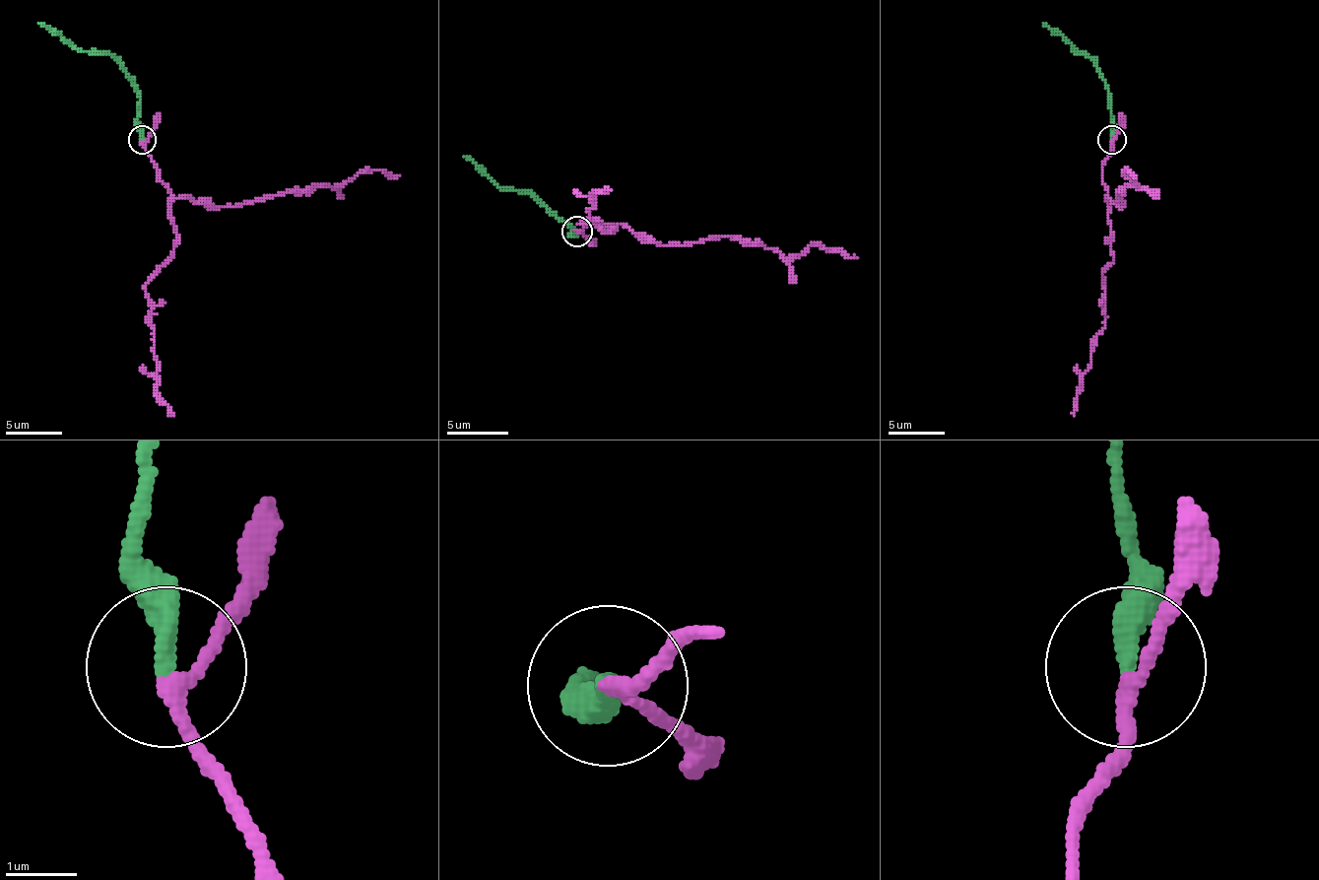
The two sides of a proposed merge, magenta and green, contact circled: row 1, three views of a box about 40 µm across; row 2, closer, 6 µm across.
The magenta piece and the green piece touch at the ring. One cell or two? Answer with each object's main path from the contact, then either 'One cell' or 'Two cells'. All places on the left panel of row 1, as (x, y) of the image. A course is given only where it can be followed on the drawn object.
Course of magenta: (143, 142), (157, 178), (176, 198), (216, 207), (346, 184), (358, 172), (400, 175). Course of green: (143, 139), (134, 80), (108, 54), (78, 51), (38, 23). One cell

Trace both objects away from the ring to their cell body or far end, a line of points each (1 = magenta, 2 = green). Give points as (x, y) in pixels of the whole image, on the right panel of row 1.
1: (1111, 142), (1102, 178), (1105, 198), (1125, 207), (1116, 195), (1136, 184), (1125, 172), (1128, 169), (1136, 175)
2: (1111, 139), (1113, 122), (1105, 80), (1086, 54), (1074, 51), (1043, 23)

